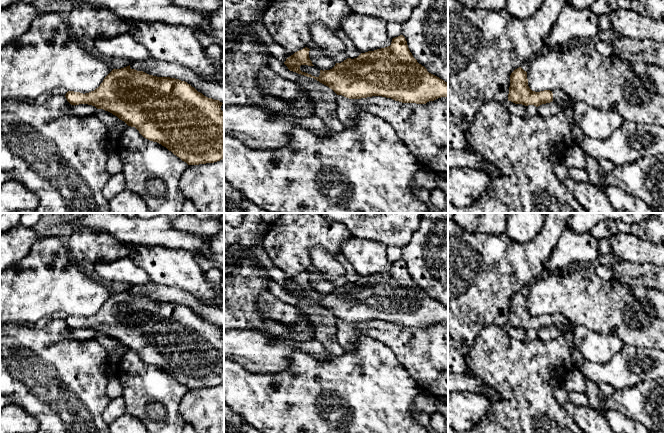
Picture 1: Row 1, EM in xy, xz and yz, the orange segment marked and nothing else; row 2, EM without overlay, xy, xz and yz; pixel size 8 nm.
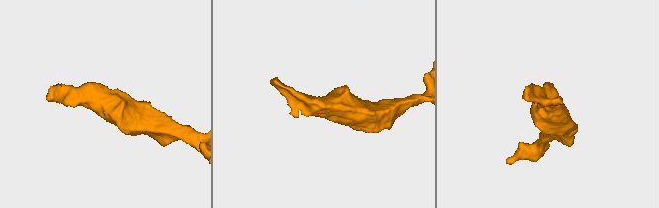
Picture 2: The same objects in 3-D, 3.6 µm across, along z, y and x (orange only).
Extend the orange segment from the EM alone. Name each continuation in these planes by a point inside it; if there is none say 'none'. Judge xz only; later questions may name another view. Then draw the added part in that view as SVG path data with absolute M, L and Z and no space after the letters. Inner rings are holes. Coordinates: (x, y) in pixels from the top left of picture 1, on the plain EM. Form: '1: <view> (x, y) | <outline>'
none

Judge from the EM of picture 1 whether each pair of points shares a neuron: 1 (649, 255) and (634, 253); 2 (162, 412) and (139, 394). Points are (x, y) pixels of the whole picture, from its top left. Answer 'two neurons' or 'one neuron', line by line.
1: one neuron
2: one neuron

